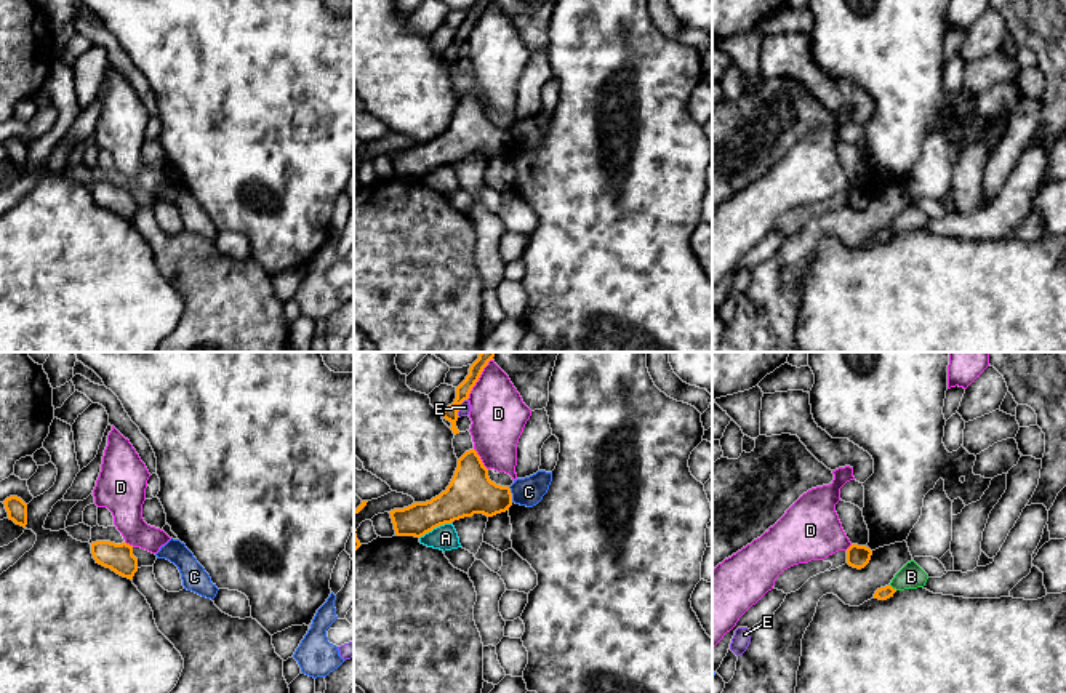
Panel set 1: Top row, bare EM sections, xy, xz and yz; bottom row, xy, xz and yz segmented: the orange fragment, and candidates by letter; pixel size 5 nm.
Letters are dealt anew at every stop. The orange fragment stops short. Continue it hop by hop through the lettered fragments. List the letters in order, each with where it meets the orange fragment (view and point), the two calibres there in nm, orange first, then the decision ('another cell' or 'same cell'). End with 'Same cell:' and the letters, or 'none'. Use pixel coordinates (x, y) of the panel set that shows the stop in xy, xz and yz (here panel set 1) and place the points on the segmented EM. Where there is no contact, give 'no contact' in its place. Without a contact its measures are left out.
A: contact xz (434, 527); calibres 220 and 130 nm; another cell
B: contact yz (892, 588); calibres 70 and 130 nm; another cell
C: contact xz (511, 495); calibres 220 and 150 nm; another cell
D: contact xz (477, 380); calibres 80 and 280 nm; another cell
E: contact xz (458, 408); calibres 80 and 60 nm; another cell
Same cell: none

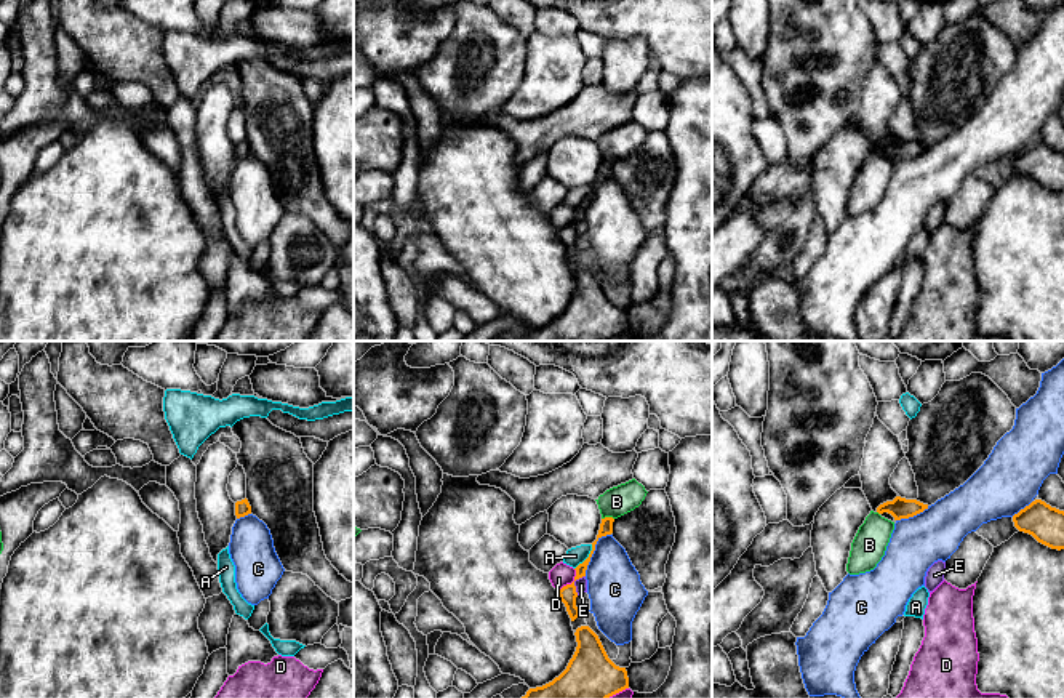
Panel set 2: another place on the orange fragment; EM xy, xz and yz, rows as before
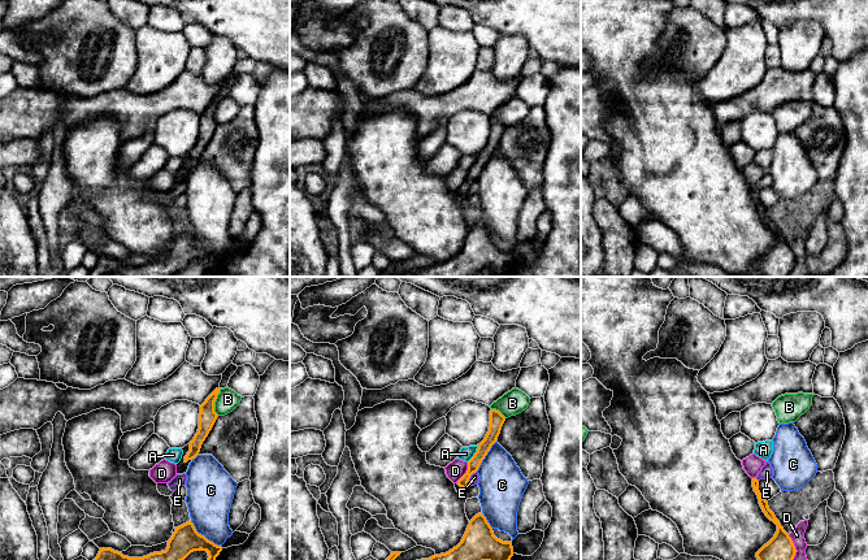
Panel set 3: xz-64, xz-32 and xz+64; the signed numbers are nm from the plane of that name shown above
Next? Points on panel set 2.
A: contact xz (588, 557); calibres 90 and 90 nm; another cell
B: contact xz (607, 517); calibres 60 and 150 nm; another cell
C: contact xz (592, 553); calibres 90 and 280 nm; another cell
D: contact xz (573, 581); calibres 90 and 110 nm; another cell
E: contact xz (573, 583); calibres 90 and 60 nm; another cell
Same cell: none

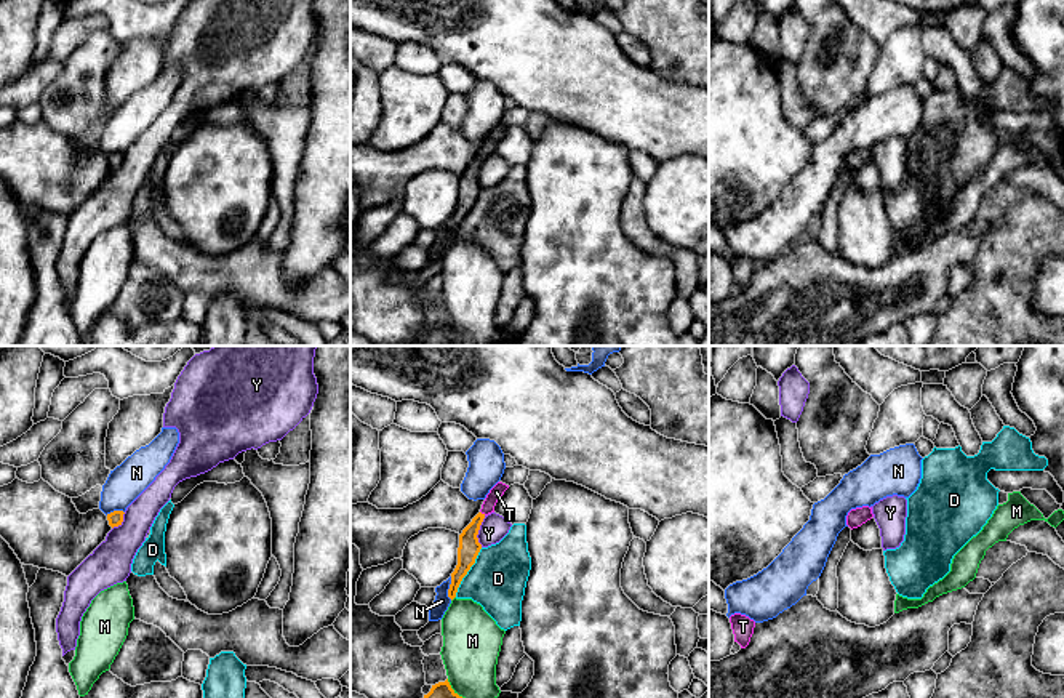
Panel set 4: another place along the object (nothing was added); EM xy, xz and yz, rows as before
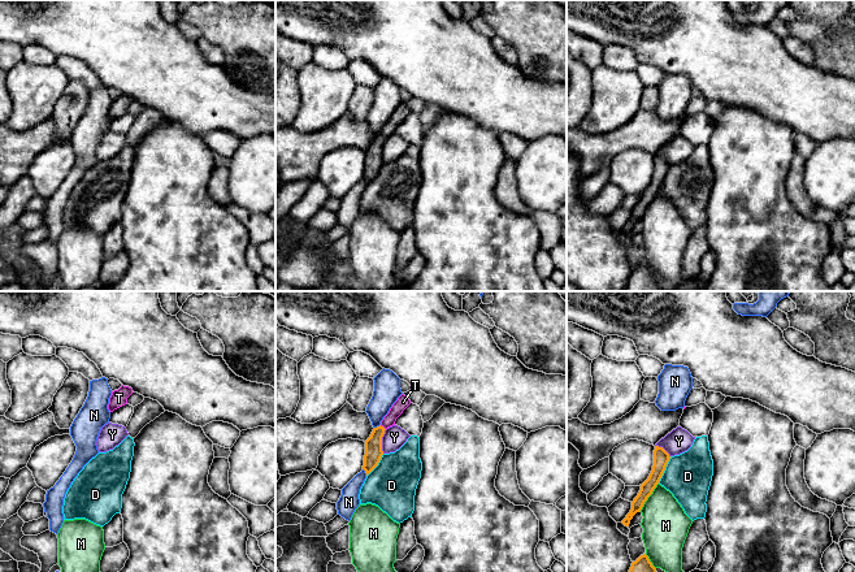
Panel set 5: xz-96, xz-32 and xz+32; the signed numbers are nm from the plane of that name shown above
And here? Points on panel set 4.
D: contact xz (468, 570); calibres 110 and 280 nm; another cell
M: contact xz (452, 689); calibres 80 and 280 nm; another cell
N: contact xz (450, 588); calibres 110 and 80 nm; another cell
T: contact xz (484, 514); calibres 110 and 70 nm; same cell
Y: contact xz (477, 532); calibres 110 and 140 nm; another cell
Same cell: T

